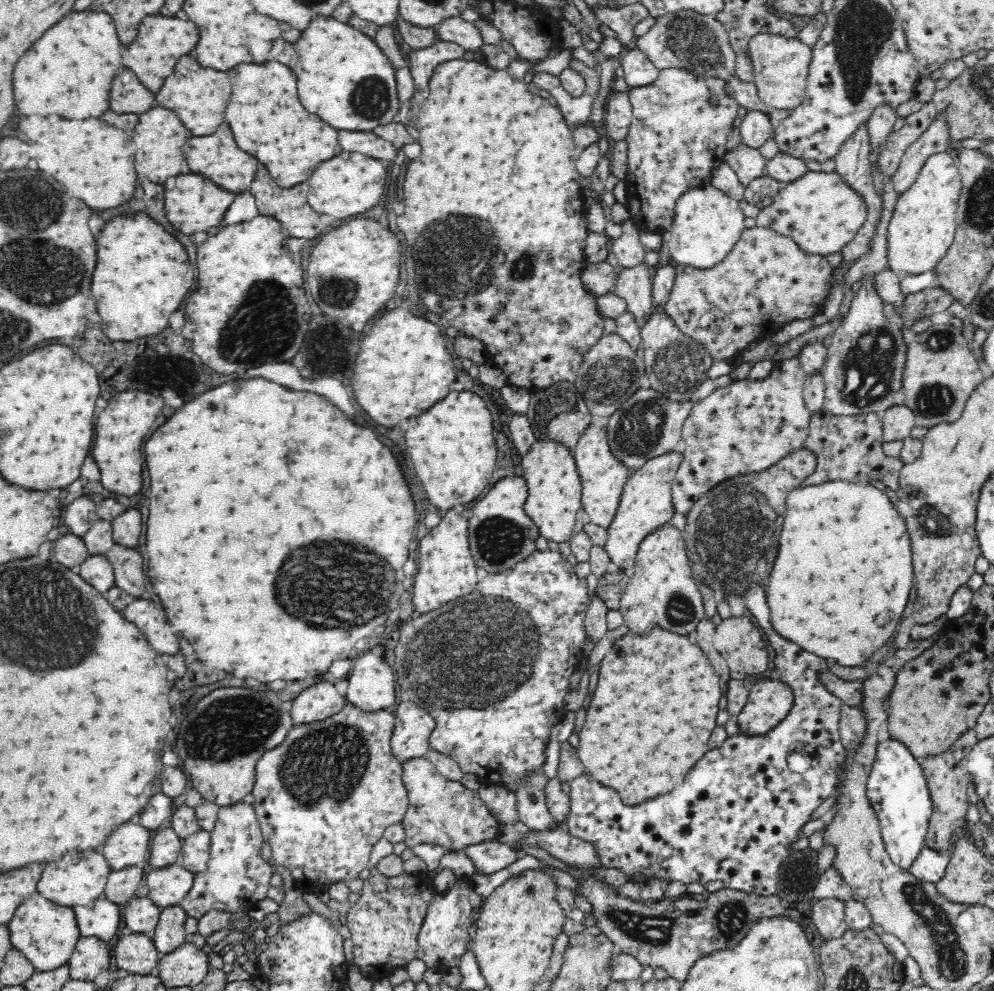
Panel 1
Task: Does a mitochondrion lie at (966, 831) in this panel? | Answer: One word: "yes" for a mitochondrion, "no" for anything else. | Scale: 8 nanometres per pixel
no

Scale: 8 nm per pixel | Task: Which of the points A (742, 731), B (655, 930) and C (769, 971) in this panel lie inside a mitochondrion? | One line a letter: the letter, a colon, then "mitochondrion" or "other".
A: other
B: mitochondrion
C: other

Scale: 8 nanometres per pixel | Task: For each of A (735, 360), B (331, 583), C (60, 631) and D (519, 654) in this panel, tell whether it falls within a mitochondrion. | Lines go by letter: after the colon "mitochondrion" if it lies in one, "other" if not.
A: other
B: mitochondrion
C: mitochondrion
D: mitochondrion

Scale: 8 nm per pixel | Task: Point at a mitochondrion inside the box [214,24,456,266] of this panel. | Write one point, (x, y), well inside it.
(370, 98)

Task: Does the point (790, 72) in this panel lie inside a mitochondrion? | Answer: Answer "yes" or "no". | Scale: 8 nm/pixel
no

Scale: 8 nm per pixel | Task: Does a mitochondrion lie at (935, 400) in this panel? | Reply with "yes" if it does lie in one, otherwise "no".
yes

